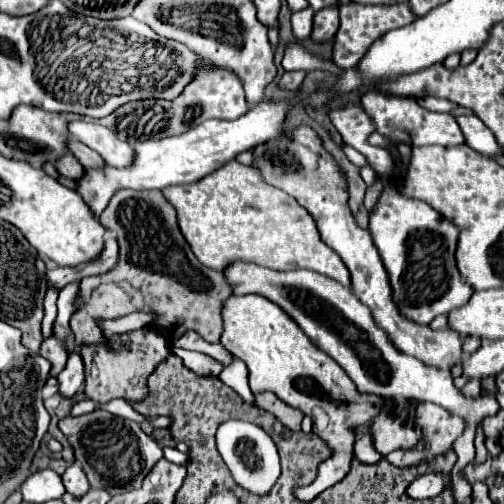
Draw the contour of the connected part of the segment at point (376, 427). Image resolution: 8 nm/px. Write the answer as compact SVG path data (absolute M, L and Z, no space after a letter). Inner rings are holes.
M246 295L246 297L230 297L226 301L224 307L224 333L220 343L238 359L242 359L250 371L248 379L250 379L250 389L254 393L262 393L262 391L272 391L278 399L282 399L284 403L300 409L302 413L310 415L314 419L314 433L330 447L332 455L320 463L318 469L318 477L312 485L306 487L298 487L296 489L296 497L300 501L310 501L314 499L318 493L322 493L326 487L338 483L340 479L344 479L344 475L350 471L350 463L354 459L354 443L356 443L356 435L358 429L368 425L368 433L372 437L372 443L376 447L378 453L386 455L390 451L396 449L412 449L422 441L422 431L418 427L412 427L412 407L416 407L416 401L408 399L406 403L398 403L392 405L390 401L386 401L380 395L372 395L372 393L360 393L358 387L354 385L354 381L348 377L348 373L332 359L328 357L324 351L320 351L306 335L304 331L298 327L296 321L290 319L290 315L286 315L286 311L282 311L276 303L272 303L266 297L260 295Z

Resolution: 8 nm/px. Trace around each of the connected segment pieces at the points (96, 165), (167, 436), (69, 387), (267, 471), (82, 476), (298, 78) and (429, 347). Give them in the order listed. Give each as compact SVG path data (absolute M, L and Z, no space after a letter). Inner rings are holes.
M70 137L68 139L68 149L70 149L70 153L88 169L102 169L106 163L104 163L104 159L98 155L98 153L94 153L90 147L86 147L84 143L80 143L78 139L74 139L74 137Z
M156 429L154 431L154 439L162 445L162 447L176 447L176 439L172 437L172 433L168 429Z
M68 353L68 361L66 367L58 373L58 391L64 397L72 397L76 395L76 391L80 389L80 385L84 383L84 363L82 357L78 353Z
M226 421L218 427L216 445L218 445L218 451L224 459L224 463L228 465L232 477L236 479L236 483L246 487L250 493L266 495L270 491L270 487L276 483L276 479L280 475L278 449L276 449L276 443L270 439L270 435L264 429L260 429L258 425L244 423L244 421Z
M75 460L62 475L62 481L64 481L64 487L68 493L80 497L84 495L88 489L90 489L90 483L86 479L86 473L84 473L82 464Z
M286 71L282 75L282 81L280 81L280 87L282 89L296 89L304 79L304 71Z
M306 125L298 127L292 133L292 139L284 139L282 143L266 143L266 147L254 149L256 161L254 165L262 171L266 181L270 185L276 185L284 189L290 195L298 197L298 203L306 205L306 209L316 219L316 225L320 229L322 239L342 257L346 263L350 275L352 275L352 291L354 295L370 307L378 327L382 327L392 343L406 351L408 355L414 355L434 367L450 369L454 363L462 357L462 337L450 327L448 329L430 329L430 325L420 325L410 319L406 319L398 305L392 299L392 287L388 273L382 265L382 259L378 255L378 249L374 247L374 241L366 229L360 229L348 209L348 193L346 193L346 181L336 165L336 161L322 149L320 137Z

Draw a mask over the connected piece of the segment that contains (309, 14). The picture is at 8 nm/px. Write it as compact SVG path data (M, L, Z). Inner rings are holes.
M310 7L292 13L292 33L294 33L294 37L296 37L298 41L310 39L312 19L314 19L314 11L310 11Z

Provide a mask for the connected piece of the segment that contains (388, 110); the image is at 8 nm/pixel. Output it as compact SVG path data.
M368 91L362 95L362 107L366 115L376 125L376 133L392 141L392 147L388 149L394 163L398 159L398 147L408 145L408 147L418 147L418 145L460 145L464 143L462 131L450 113L434 113L424 107L420 107L414 99L398 99L398 97L386 97L376 91Z

